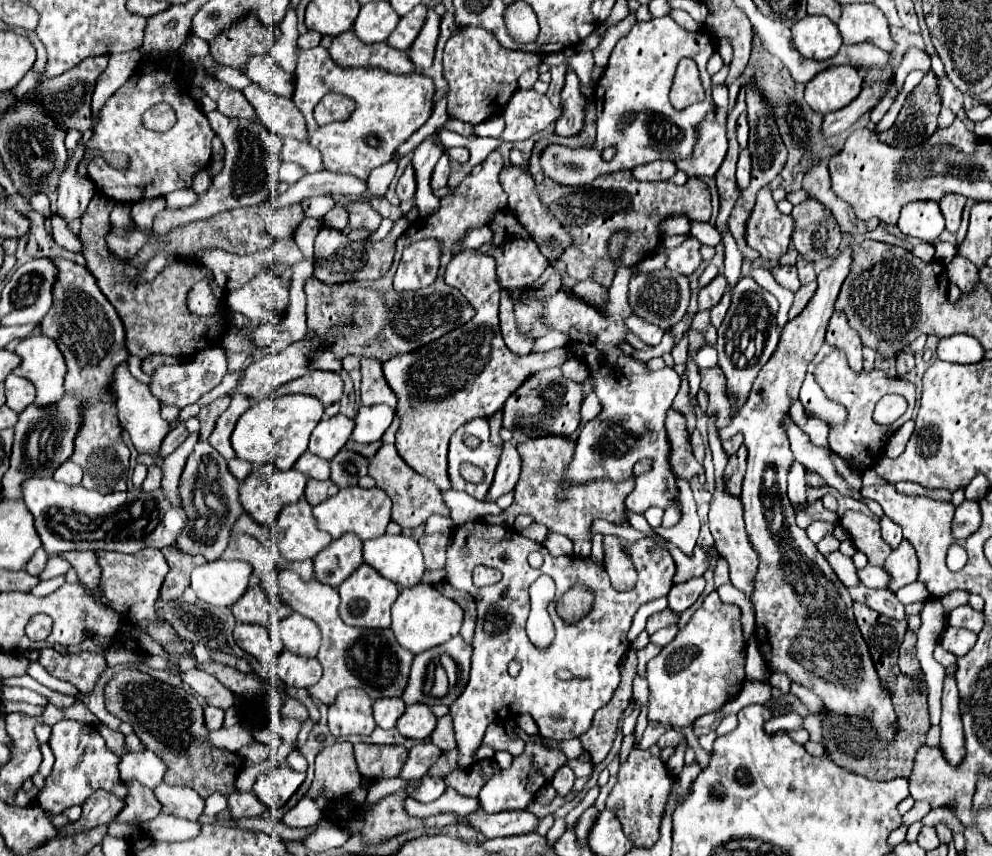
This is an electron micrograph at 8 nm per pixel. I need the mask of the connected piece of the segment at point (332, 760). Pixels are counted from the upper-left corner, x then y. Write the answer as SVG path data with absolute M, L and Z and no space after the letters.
M350 741L334 743L324 747L316 755L316 777L308 791L308 797L326 795L330 799L344 797L346 793L360 787L362 777L354 763L354 745Z

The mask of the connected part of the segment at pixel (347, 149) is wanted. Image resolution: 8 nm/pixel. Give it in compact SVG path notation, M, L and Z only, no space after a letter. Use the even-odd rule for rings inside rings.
M324 47L296 49L296 91L292 95L294 105L302 111L308 127L310 145L322 153L326 171L354 175L362 181L368 179L370 171L388 163L392 153L402 145L414 131L418 131L432 113L434 83L424 73L394 75L384 69L344 69L336 65ZM326 93L340 93L356 103L356 109L346 121L318 125L312 117L312 109Z

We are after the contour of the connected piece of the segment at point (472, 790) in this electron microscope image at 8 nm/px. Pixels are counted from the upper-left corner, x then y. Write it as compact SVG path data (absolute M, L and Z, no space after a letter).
M482 759L482 761L474 761L466 769L452 771L446 777L446 781L450 781L450 787L454 787L458 793L462 793L466 797L476 797L480 793L482 785L490 779L490 775L494 775L498 771L500 771L500 767L494 759Z

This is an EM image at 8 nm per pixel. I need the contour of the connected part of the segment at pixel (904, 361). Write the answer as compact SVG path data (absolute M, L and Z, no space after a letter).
M900 351L896 357L896 369L898 369L898 375L906 375L908 371L912 371L914 369L914 353Z

